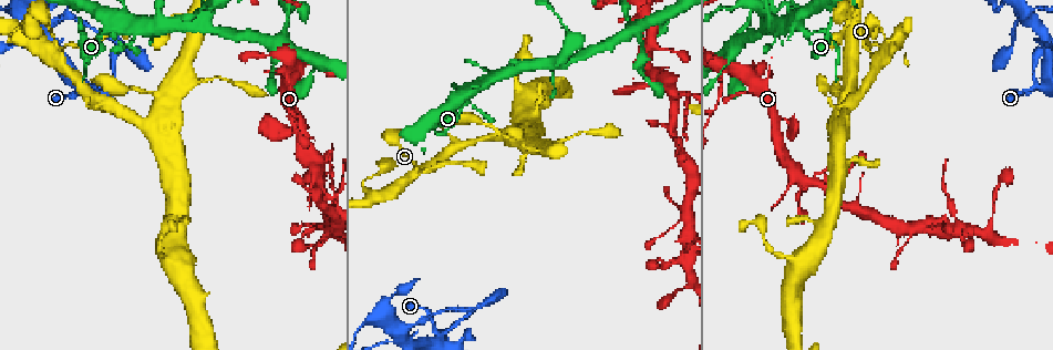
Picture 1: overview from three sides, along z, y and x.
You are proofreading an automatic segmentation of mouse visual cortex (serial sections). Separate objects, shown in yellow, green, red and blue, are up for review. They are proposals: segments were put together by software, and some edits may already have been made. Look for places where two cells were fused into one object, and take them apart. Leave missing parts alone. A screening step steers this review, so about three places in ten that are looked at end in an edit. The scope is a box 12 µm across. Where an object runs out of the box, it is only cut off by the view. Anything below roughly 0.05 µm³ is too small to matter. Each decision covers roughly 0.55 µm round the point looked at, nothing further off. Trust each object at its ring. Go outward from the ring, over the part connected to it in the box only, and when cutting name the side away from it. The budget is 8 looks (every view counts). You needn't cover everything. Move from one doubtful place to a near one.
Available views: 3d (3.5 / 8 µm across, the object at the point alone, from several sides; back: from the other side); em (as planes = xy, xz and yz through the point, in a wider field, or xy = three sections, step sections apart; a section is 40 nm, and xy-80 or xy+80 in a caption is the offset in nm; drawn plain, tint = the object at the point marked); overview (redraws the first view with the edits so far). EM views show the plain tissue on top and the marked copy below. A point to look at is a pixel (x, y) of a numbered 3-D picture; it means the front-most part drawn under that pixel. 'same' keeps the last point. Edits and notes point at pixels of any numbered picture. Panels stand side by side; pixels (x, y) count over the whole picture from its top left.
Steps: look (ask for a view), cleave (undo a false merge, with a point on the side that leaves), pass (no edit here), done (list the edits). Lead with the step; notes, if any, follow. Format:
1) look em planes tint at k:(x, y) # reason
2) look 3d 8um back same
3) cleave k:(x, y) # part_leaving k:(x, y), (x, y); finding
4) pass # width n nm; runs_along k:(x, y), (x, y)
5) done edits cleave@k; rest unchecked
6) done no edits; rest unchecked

look 3d 3.5um at 1:(437, 334) # sudden change in width

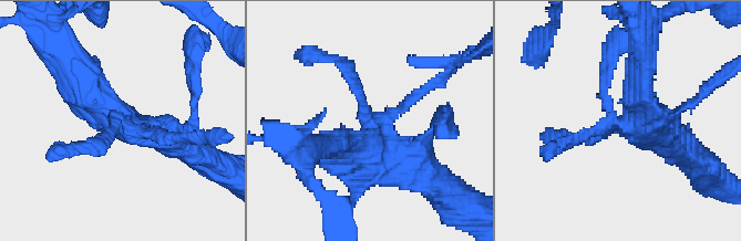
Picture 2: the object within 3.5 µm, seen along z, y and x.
look em xy step 1 tint at 2:(613, 121) # need the tissue

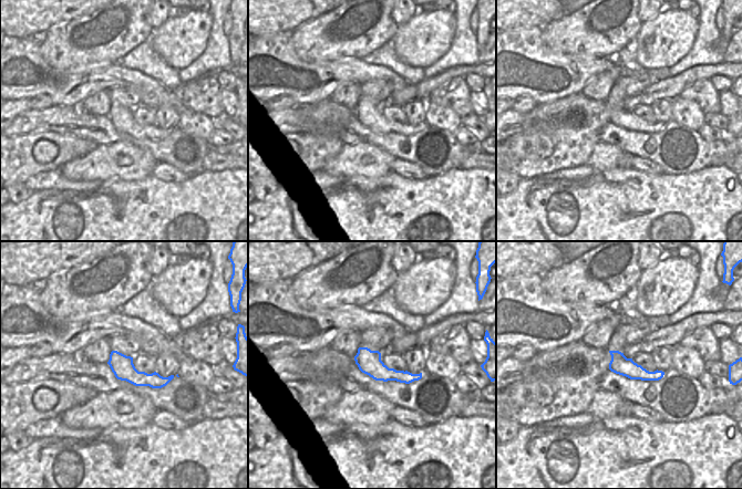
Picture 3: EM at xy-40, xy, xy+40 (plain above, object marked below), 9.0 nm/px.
pass # runs_along 3:(360, 351), (385, 374), (418, 376); all the same cell

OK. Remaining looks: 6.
look 3d 3.5um at 1:(417, 172)

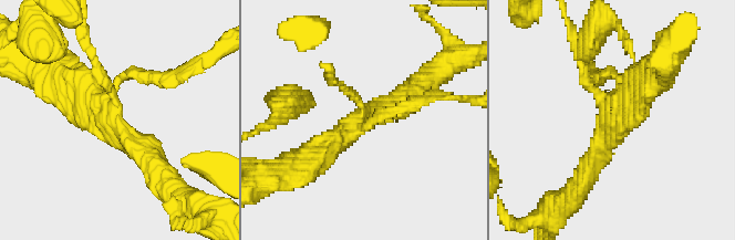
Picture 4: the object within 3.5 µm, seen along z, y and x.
look em xy step 5 tint at 4:(608, 108) # arms 4; arm_widths 100, 150, 300, 400 nm

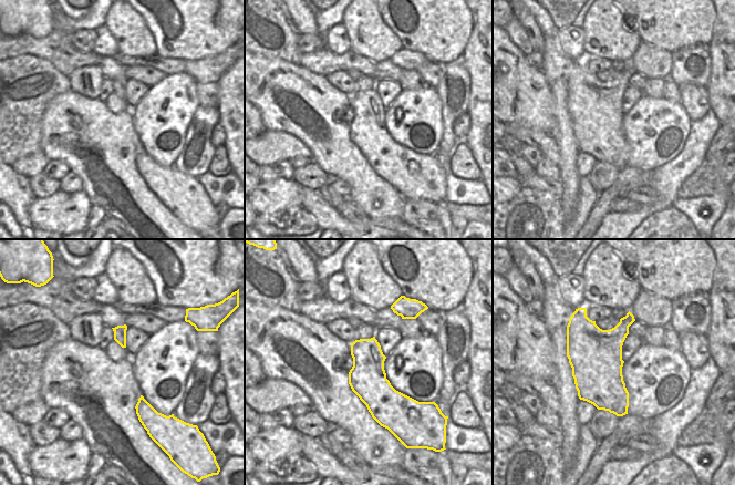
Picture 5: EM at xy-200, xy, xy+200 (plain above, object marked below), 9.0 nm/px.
pass # width 340 nm; runs_along 4:(85, 49), (112, 123), (153, 160); one cell here

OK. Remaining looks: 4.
look 3d 3.5um back at 1:(184, 83) # small branch off a trunk

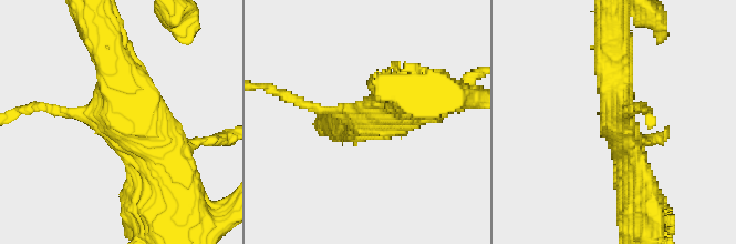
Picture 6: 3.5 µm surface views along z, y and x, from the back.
look em xy step 3 tint at 6:(121, 122) # arms 3; arm_widths 150, 500, 500 nm

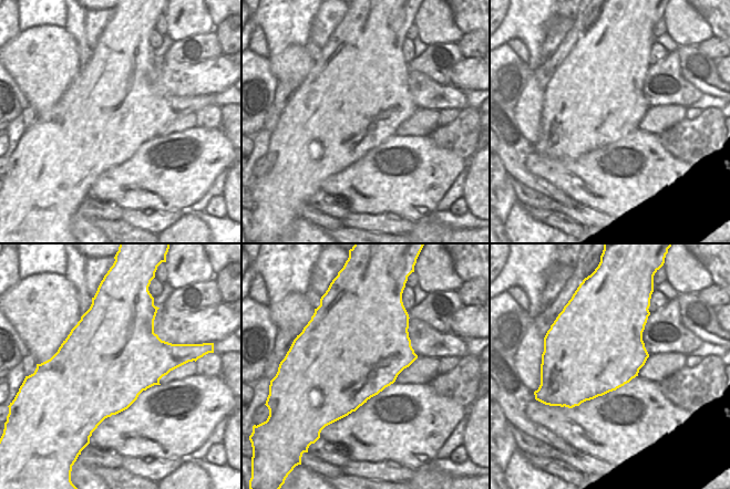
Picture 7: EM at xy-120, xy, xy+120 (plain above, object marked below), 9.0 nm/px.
look em xy step 5 tint same # another direction

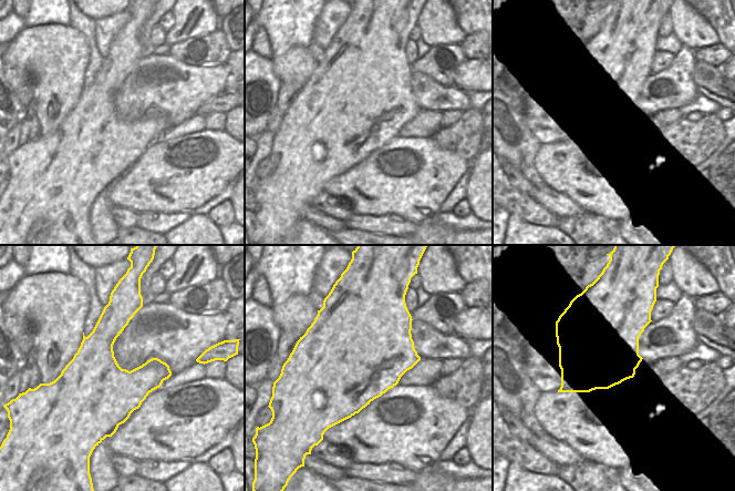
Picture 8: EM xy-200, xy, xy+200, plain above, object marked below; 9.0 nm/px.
pass # runs_along 6:(174, 179), (144, 138), (106, 49); all the same cell

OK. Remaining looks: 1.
done no edits; rest unchecked

